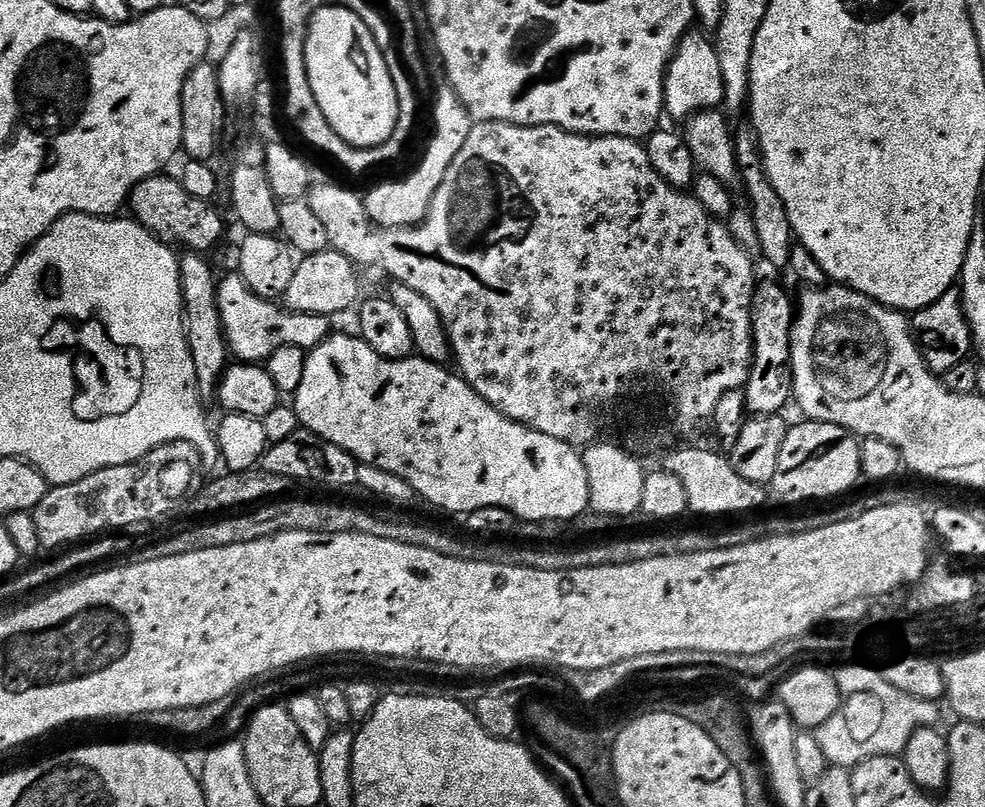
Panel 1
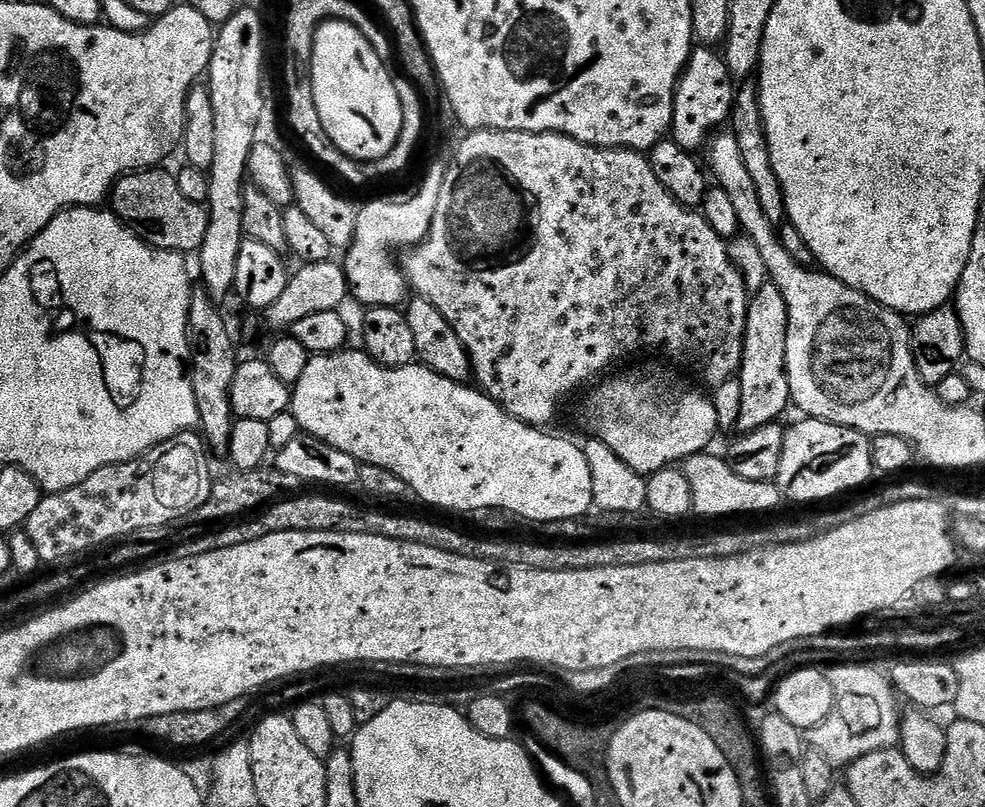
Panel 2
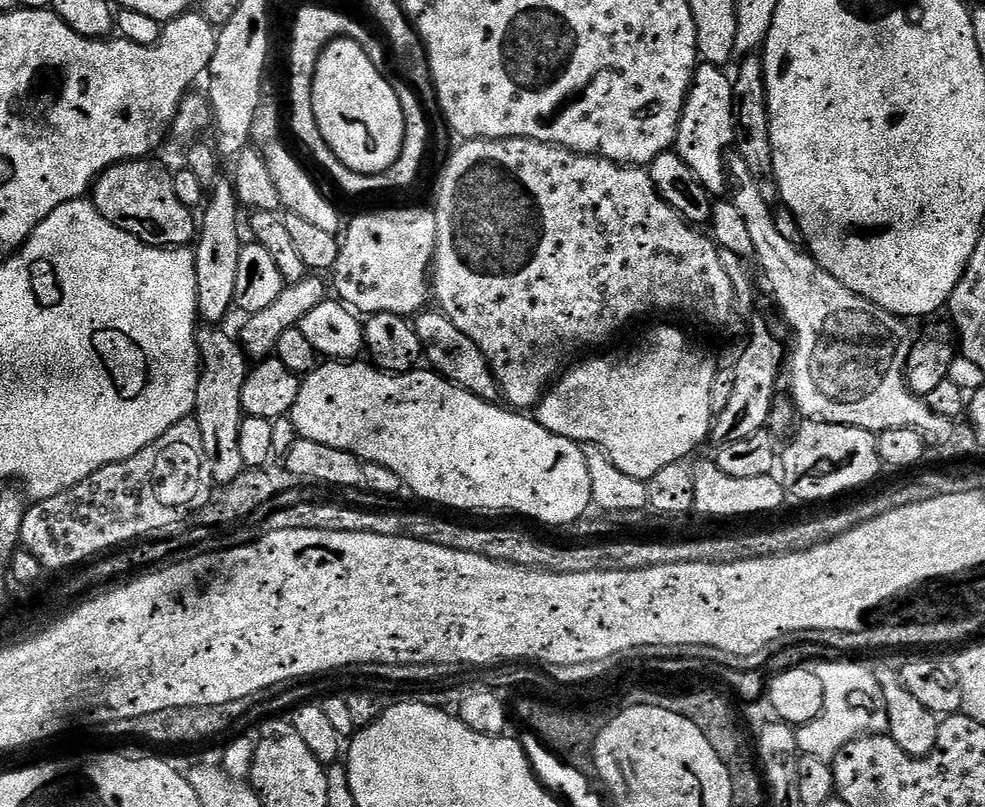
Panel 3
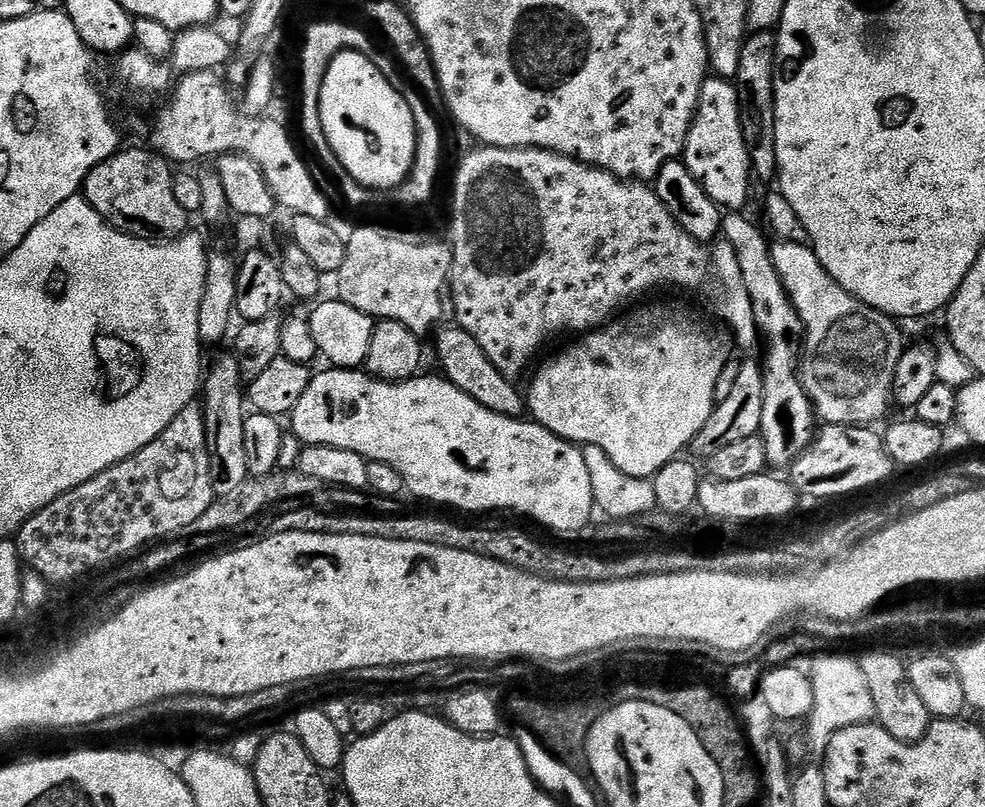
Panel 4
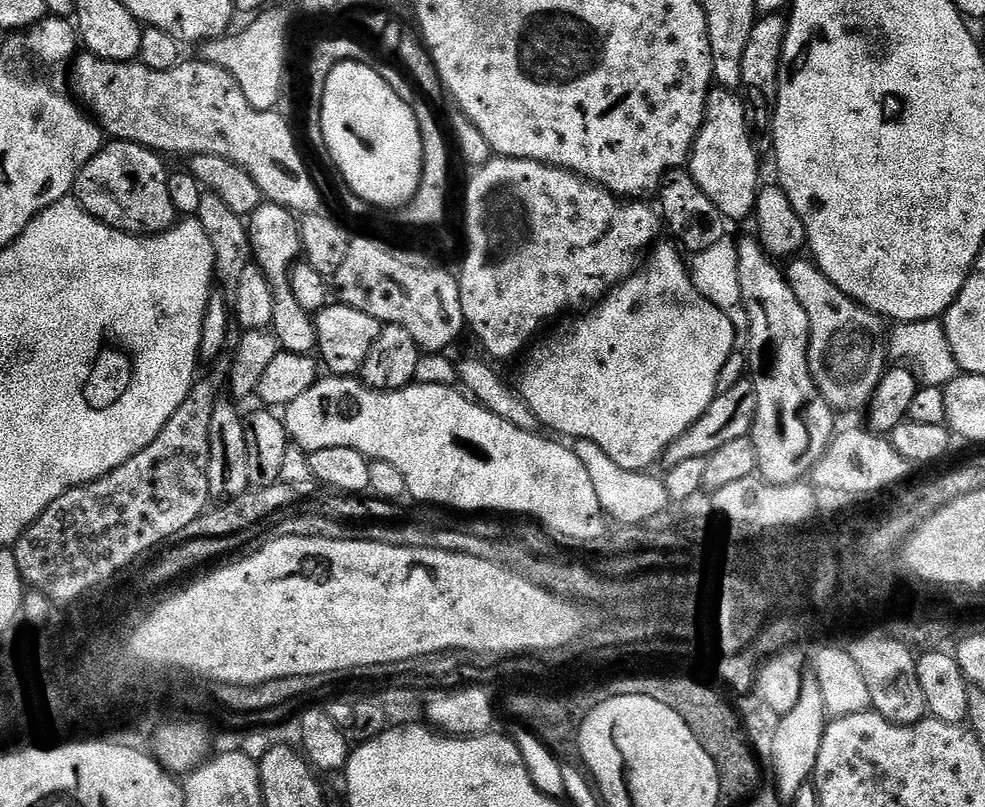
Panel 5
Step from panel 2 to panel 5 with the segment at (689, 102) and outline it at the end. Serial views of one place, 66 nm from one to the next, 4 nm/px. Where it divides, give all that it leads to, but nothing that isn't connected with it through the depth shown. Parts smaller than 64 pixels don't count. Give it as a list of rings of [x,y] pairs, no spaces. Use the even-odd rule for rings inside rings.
[[[713,87],[708,93],[708,105],[704,111],[704,125],[696,136],[692,155],[686,165],[691,183],[697,184],[700,193],[724,215],[725,221],[744,220],[756,210],[756,197],[760,195],[760,160],[756,157],[756,148],[752,145],[753,133],[750,131],[750,112],[745,101],[731,88]]]

